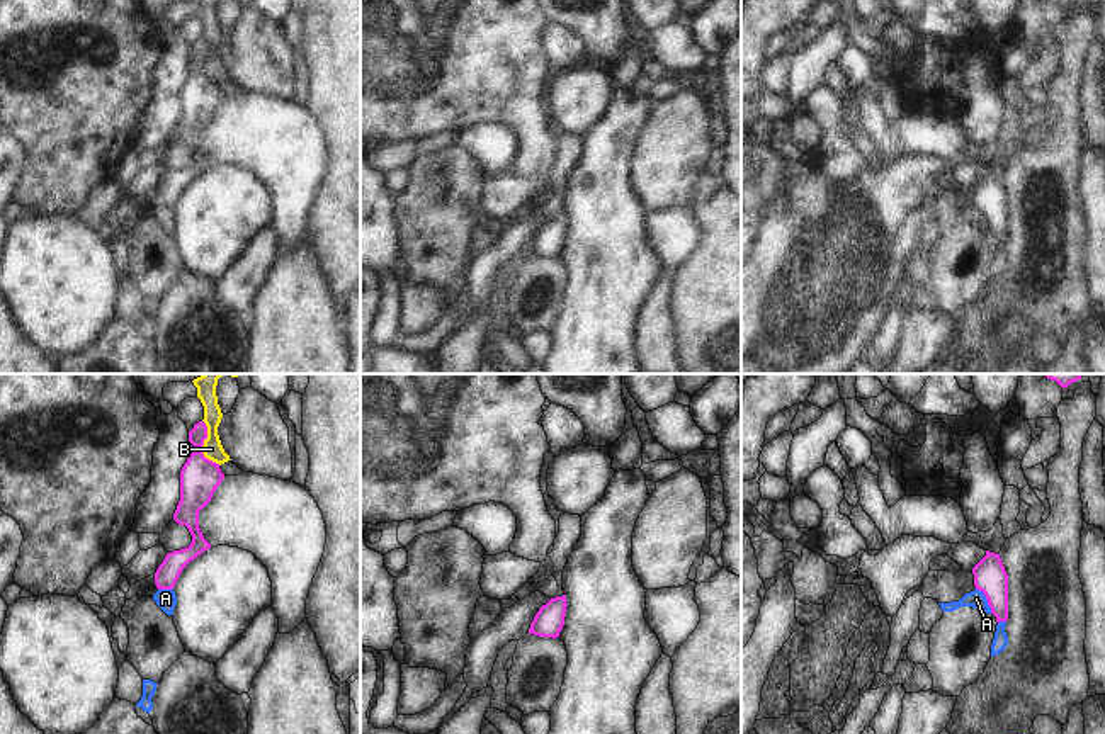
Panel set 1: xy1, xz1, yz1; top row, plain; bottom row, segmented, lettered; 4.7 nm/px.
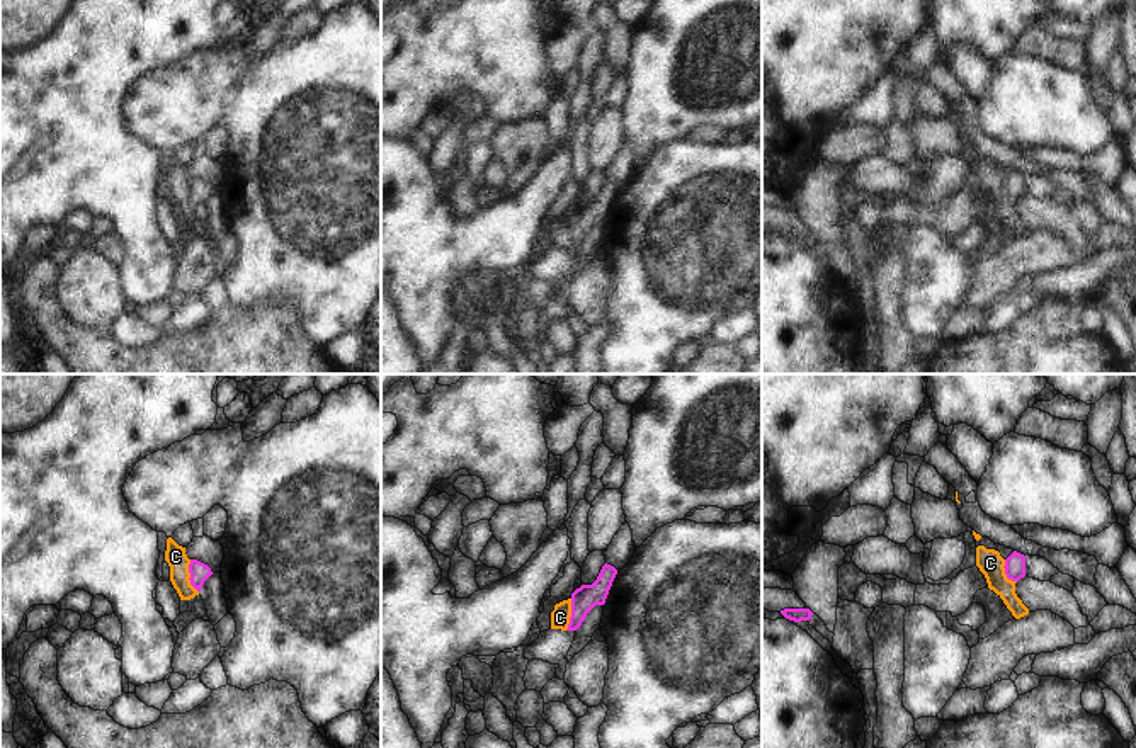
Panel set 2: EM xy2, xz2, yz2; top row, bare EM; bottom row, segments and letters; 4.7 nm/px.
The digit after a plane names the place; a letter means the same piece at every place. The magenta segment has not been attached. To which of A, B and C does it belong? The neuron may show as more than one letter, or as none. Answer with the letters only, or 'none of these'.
A

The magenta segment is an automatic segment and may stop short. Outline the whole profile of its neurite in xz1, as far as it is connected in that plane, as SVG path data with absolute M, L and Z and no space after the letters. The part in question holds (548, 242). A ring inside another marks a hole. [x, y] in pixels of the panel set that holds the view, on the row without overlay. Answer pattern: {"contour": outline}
{"contour": "M566 214L551 217L536 233L529 253L552 258L559 257L564 245L566 226Z"}

